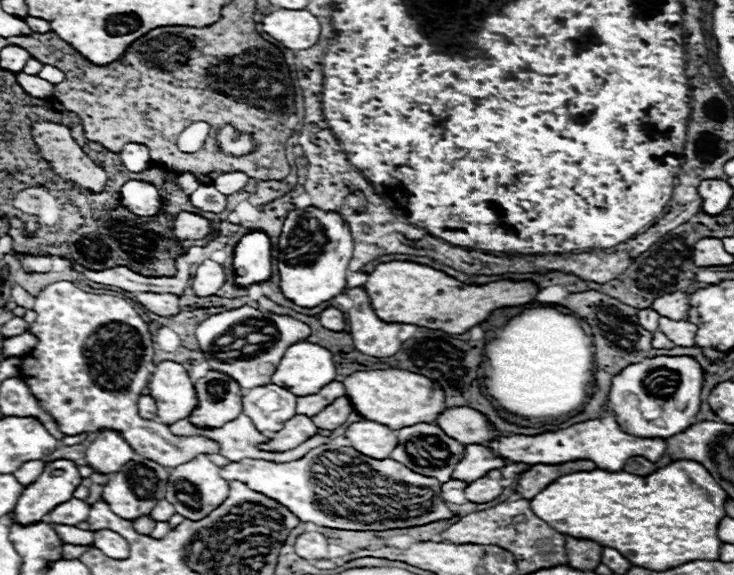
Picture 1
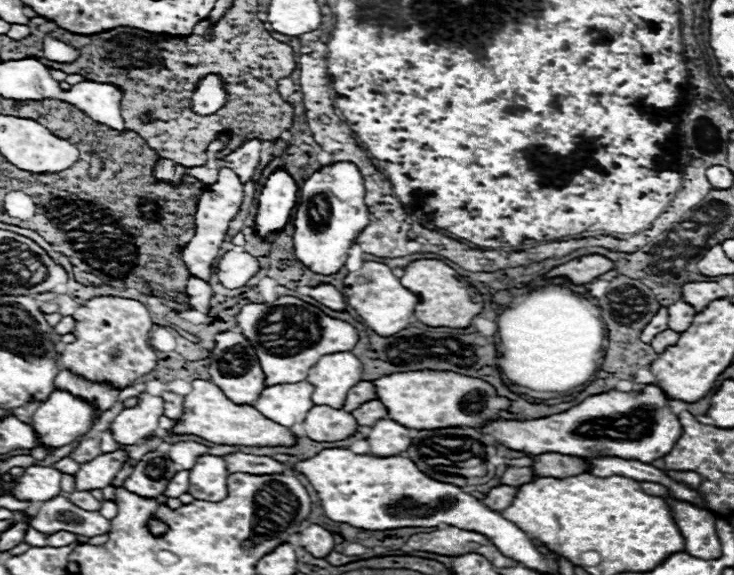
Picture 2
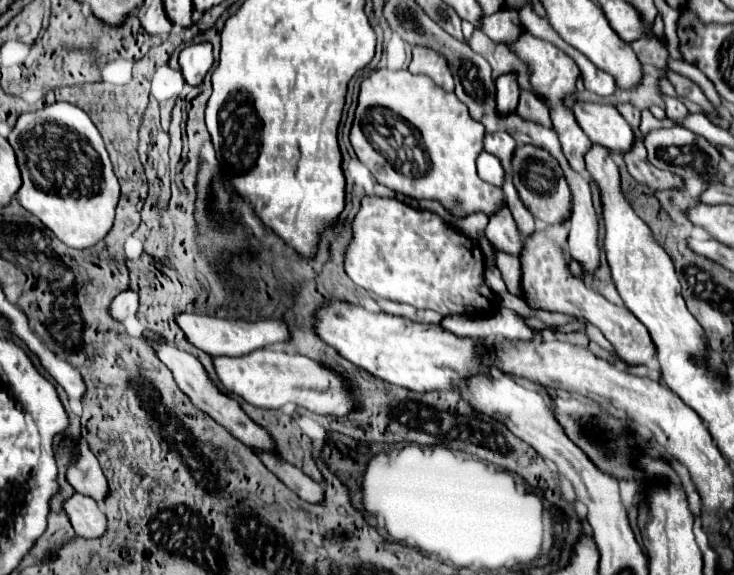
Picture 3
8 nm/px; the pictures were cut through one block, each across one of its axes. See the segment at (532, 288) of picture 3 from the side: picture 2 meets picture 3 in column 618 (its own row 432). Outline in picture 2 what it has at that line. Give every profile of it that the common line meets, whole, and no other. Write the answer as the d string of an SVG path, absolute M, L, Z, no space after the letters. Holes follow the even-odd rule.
M314 406L304 420L304 430L310 440L316 442L338 442L356 434L358 422L352 412L336 410L330 406Z

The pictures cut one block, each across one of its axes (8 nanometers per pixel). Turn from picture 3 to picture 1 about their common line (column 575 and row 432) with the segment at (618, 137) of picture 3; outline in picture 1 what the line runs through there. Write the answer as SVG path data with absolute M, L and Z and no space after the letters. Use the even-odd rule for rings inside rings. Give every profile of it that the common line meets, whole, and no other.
M104 430L88 448L84 454L86 466L94 468L100 474L114 474L118 472L126 462L134 460L134 450L128 446L128 442L112 430Z

